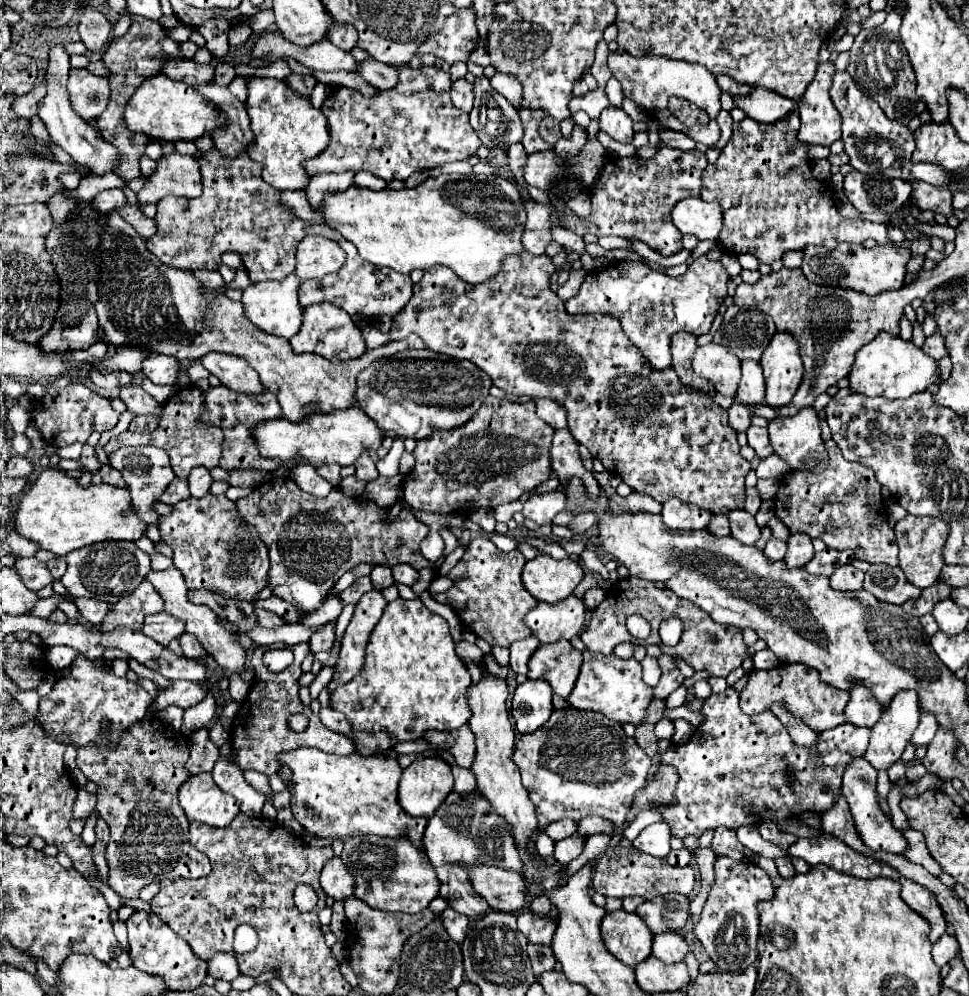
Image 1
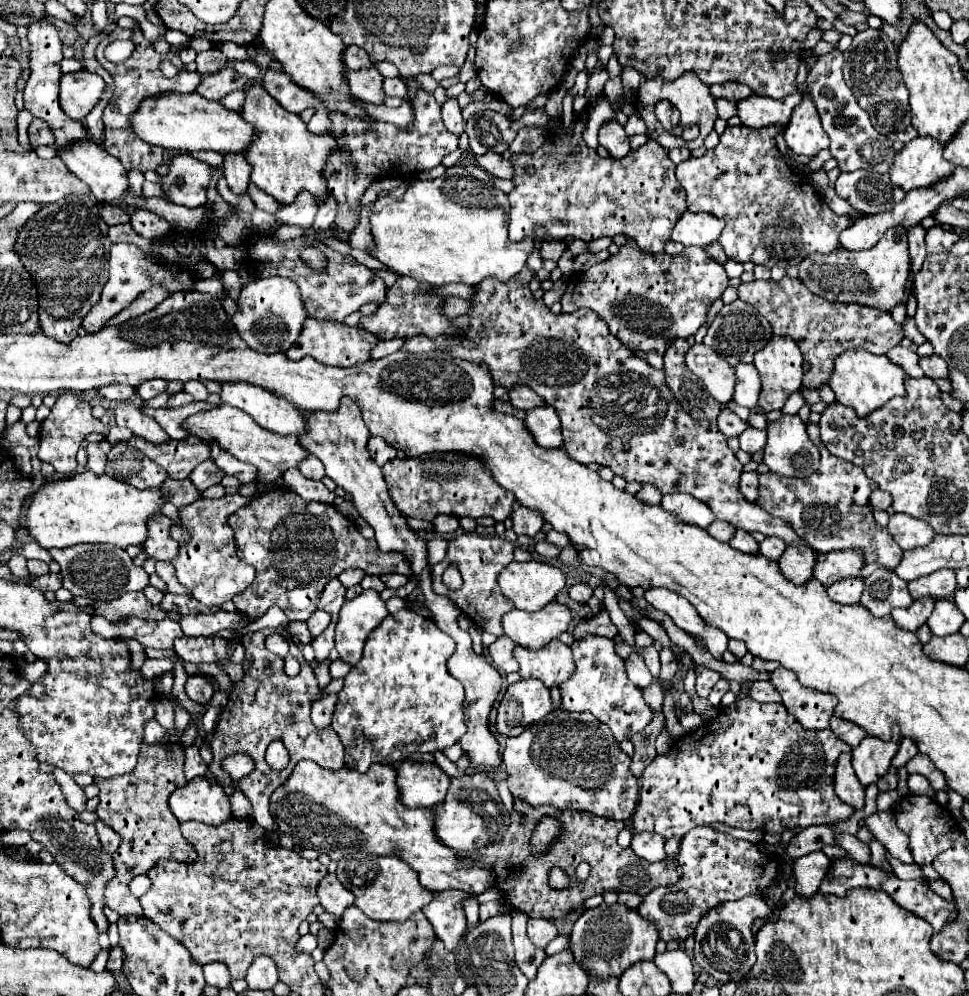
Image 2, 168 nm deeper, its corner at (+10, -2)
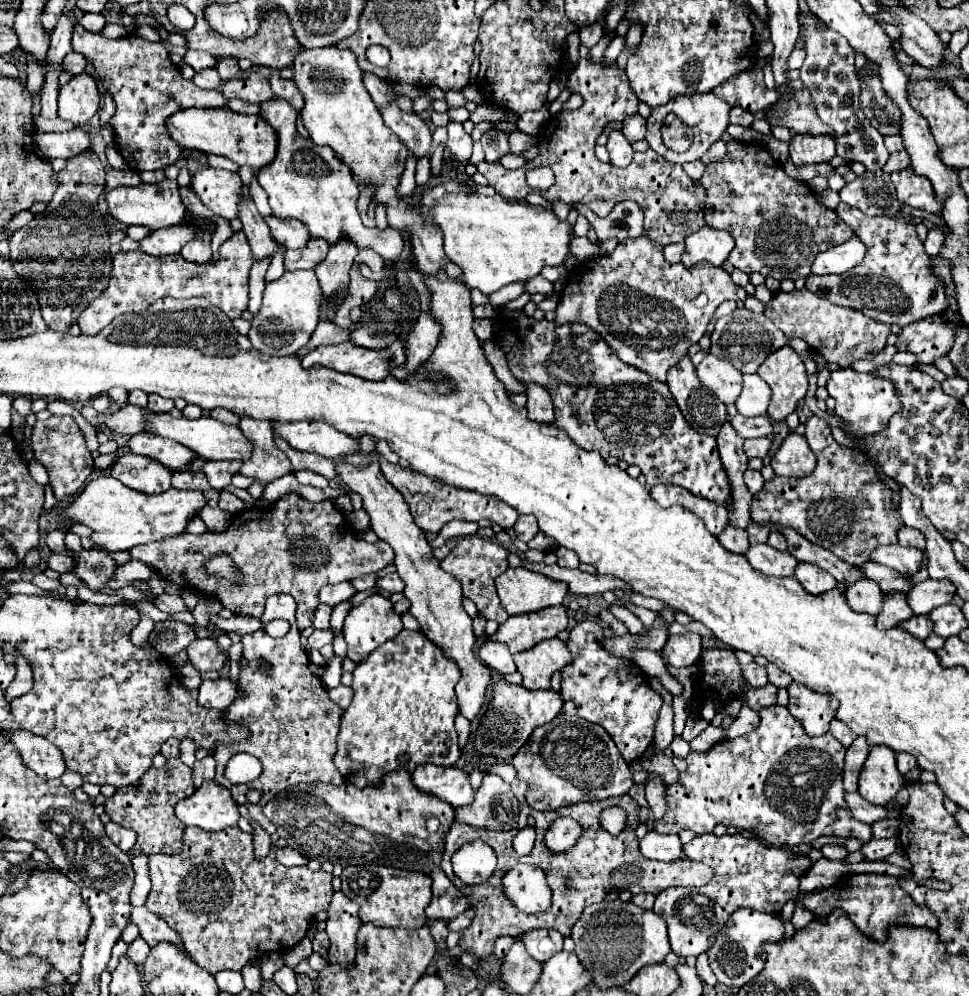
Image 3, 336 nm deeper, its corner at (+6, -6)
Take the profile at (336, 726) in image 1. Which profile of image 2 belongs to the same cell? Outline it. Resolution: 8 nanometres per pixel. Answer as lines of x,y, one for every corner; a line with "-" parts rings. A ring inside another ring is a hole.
325,695
323,699
315,701
311,705
311,721
317,729
325,729
331,725
331,715
333,715
333,707
335,707
335,699
337,695

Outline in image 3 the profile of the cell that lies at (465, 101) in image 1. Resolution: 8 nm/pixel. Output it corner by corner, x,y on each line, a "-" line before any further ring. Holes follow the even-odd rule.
449,123
449,139
445,141
447,149
449,149
449,161
455,165
467,163
471,157
471,147
473,147
473,139
471,135
467,135
461,127
461,123

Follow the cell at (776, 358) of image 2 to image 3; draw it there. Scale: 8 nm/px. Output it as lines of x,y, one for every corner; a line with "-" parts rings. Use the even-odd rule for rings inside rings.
781,347
763,361
757,373
773,391
767,415
773,421
785,421
807,393
807,371
801,357
791,347

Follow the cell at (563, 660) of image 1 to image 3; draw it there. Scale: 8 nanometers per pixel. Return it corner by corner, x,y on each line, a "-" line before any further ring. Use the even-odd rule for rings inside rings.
553,637
537,643
529,651
515,653
513,659
517,671
523,675
523,683
521,683
523,687
549,689
551,675
569,663
571,653
561,639

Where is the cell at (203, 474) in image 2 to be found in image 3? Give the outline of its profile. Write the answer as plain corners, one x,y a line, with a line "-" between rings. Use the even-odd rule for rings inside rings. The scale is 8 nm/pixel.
239,460
234,461
205,461
205,465
201,467
201,471
207,475
209,483
217,489
223,491
225,487
231,485
231,477
240,472
243,462

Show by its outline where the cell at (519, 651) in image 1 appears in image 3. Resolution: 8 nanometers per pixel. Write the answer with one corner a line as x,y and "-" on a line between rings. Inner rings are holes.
487,641
479,647
477,651
479,659
493,671
497,671
499,675
507,675
507,673
515,673
515,663
513,657
509,653
509,649
503,643
493,643

